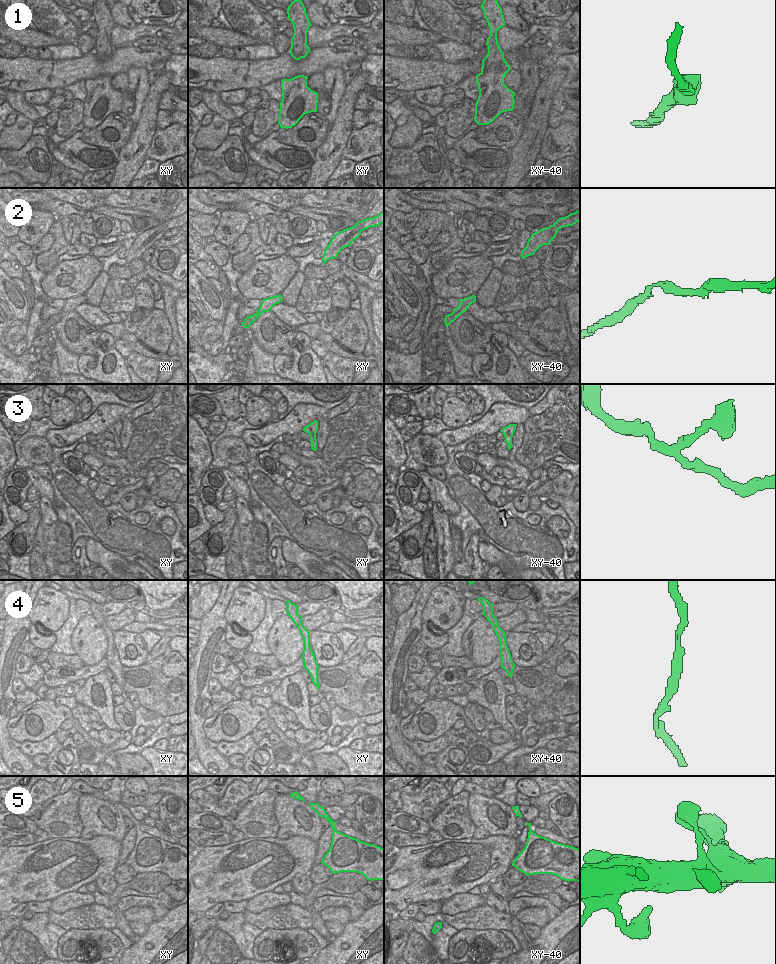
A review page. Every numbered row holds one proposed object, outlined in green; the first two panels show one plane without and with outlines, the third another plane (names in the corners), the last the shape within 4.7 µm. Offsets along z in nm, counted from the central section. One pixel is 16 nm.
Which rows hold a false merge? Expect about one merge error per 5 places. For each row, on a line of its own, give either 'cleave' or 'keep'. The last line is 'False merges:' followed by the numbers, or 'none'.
1: keep
2: keep
3: keep
4: keep
5: keep
False merges: none

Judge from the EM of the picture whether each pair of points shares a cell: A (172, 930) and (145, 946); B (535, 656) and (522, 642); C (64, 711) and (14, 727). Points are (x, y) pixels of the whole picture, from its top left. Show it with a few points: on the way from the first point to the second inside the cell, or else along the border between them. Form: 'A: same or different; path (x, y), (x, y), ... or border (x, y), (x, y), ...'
A: same; path (164, 936), (149, 938)
B: same; path (533, 651), (527, 643)
C: same; path (52, 715), (40, 717), (34, 723), (26, 726)

